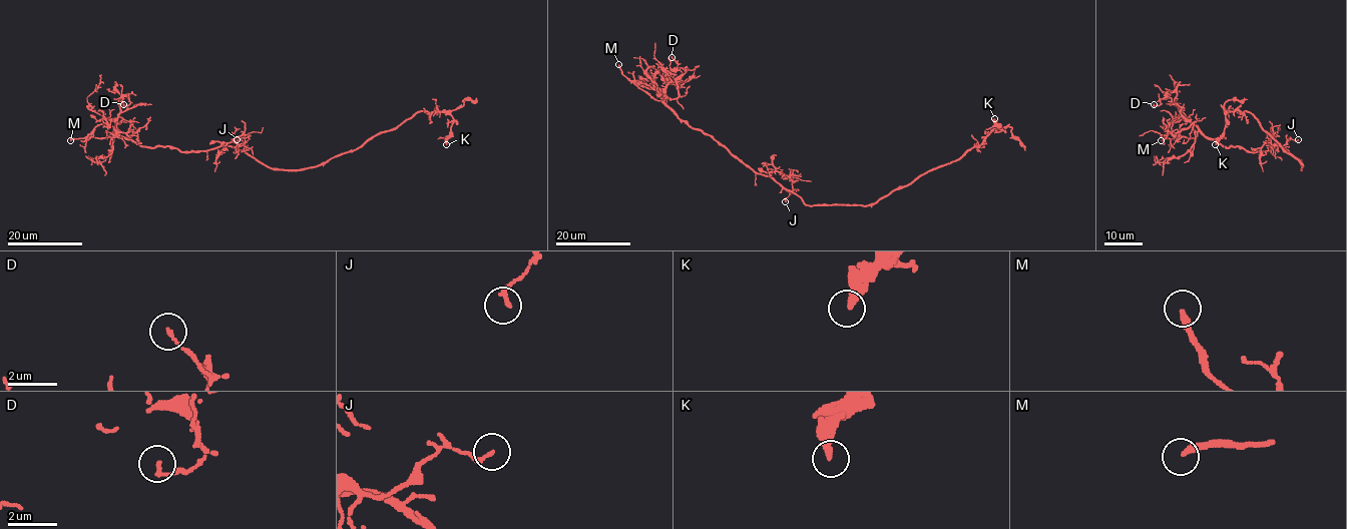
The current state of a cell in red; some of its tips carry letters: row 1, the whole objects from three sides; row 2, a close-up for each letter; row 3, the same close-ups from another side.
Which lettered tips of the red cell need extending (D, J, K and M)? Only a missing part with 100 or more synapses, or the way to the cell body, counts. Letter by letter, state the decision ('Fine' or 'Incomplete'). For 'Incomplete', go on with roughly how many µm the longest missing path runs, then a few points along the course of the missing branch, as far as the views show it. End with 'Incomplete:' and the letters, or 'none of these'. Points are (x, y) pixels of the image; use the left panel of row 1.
D: Fine
J: Fine
K: Fine
M: Incomplete. Missing length about 45 µm. Course of what is missing: (70, 140), (70, 151), (65, 155), (53, 152), (41, 140), (20, 141)
Incomplete: M

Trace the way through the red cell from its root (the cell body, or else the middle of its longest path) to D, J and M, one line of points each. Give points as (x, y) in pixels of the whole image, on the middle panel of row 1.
D: (807, 204), (771, 177), (754, 172), (710, 135), (691, 128), (663, 102), (667, 77), (678, 63), (671, 57)
J: (807, 204), (783, 188), (771, 175), (773, 172), (783, 172), (792, 181), (792, 190), (785, 201)
M: (807, 204), (771, 177), (754, 172), (710, 135), (691, 128), (660, 101), (629, 81), (618, 64)

